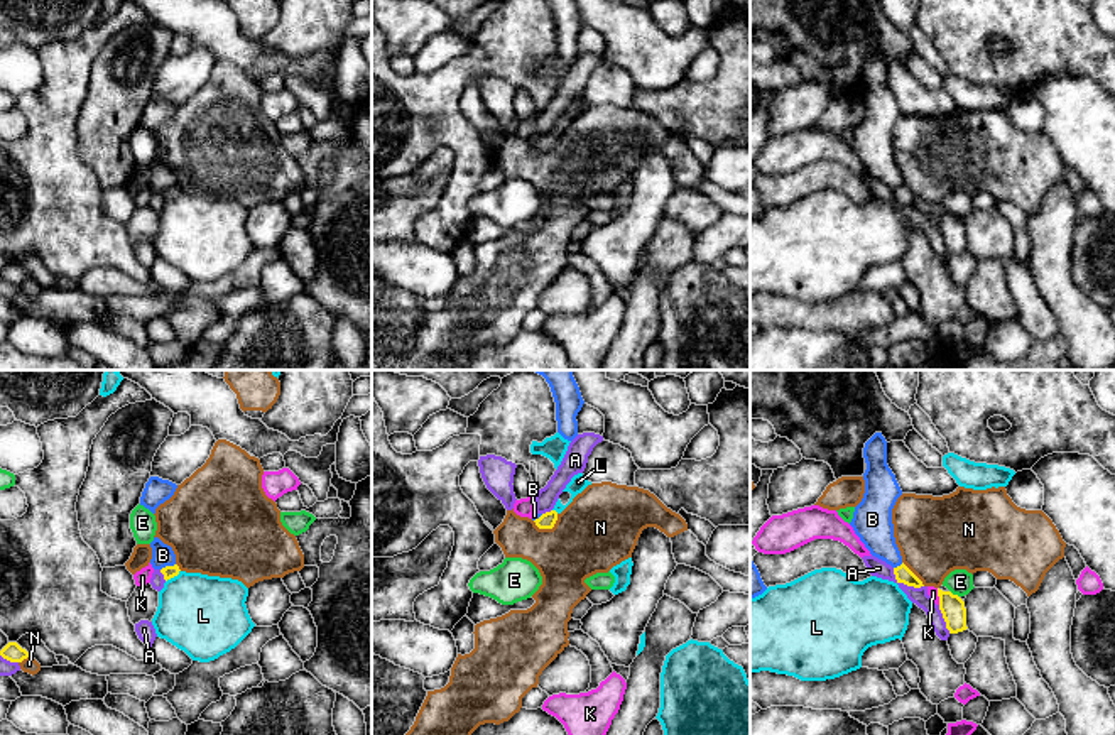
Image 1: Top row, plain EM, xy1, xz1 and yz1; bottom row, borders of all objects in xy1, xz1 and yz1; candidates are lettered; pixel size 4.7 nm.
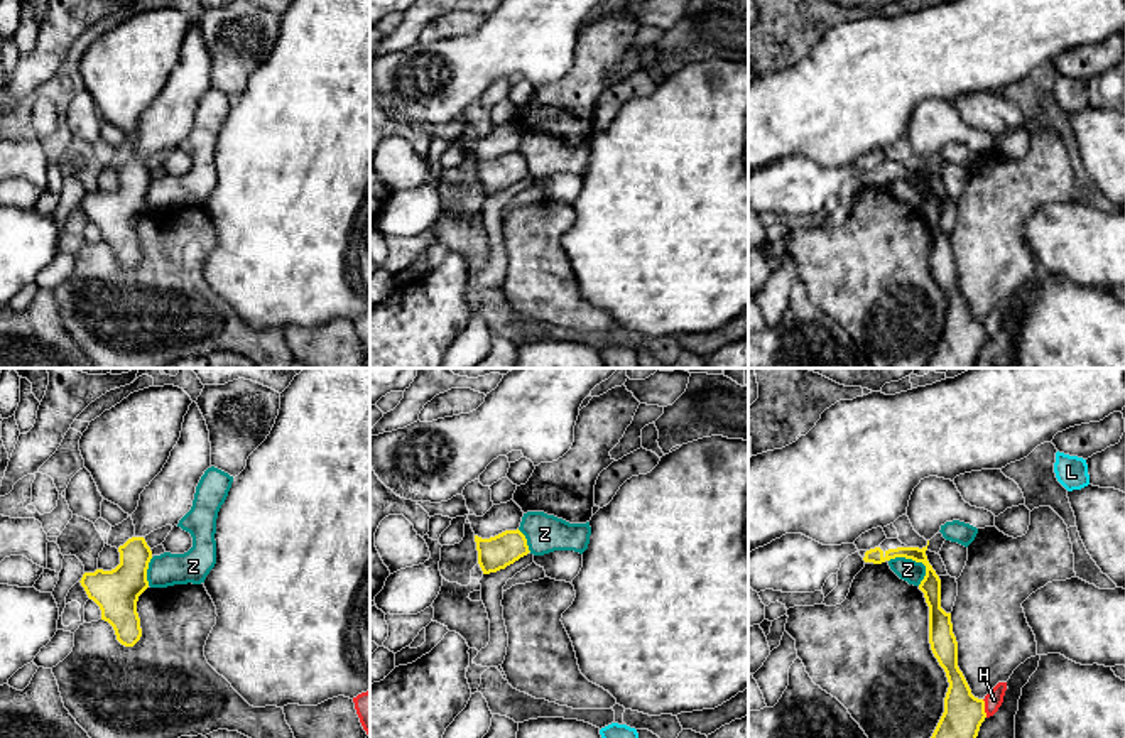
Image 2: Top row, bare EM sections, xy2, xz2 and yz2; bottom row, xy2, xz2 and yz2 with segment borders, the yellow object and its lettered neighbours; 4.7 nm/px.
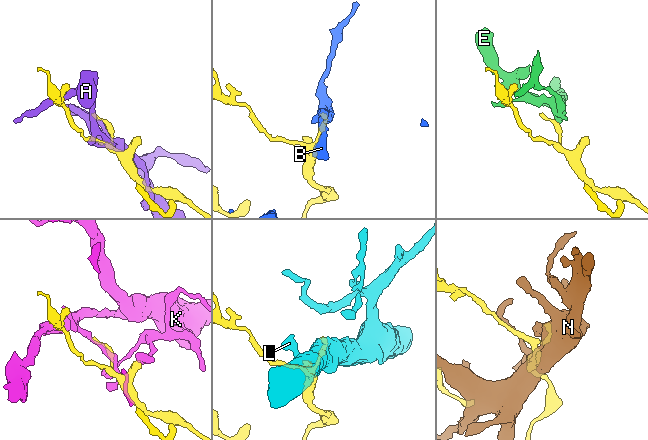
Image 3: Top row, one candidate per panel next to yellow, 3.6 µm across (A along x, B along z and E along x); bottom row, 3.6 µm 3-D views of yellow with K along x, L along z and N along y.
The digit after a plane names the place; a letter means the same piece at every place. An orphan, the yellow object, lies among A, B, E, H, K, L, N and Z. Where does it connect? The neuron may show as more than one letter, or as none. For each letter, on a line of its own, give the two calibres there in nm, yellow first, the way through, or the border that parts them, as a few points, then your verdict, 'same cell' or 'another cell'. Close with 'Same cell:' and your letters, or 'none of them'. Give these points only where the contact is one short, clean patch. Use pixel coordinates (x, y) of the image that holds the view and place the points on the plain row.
A: calibres 80 and 90 nm; another cell
B: calibres 60 and 110 nm; border xy1 (174, 185), (161, 191); another cell
E: calibres 120 and 120 nm; border yz1 (950, 212), (958, 218); another cell
H: calibres 200 and 90 nm; another cell
K: calibres 120 and 50 nm; another cell
L: calibres 60 and 380 nm; border xy1 (179, 191), (166, 203); another cell
N: calibres 80 and 380 nm; another cell
Z: calibres 100 and 110 nm; border yz2 (889, 181), (911, 179), (919, 183), (926, 196); another cell
Same cell: none of them

